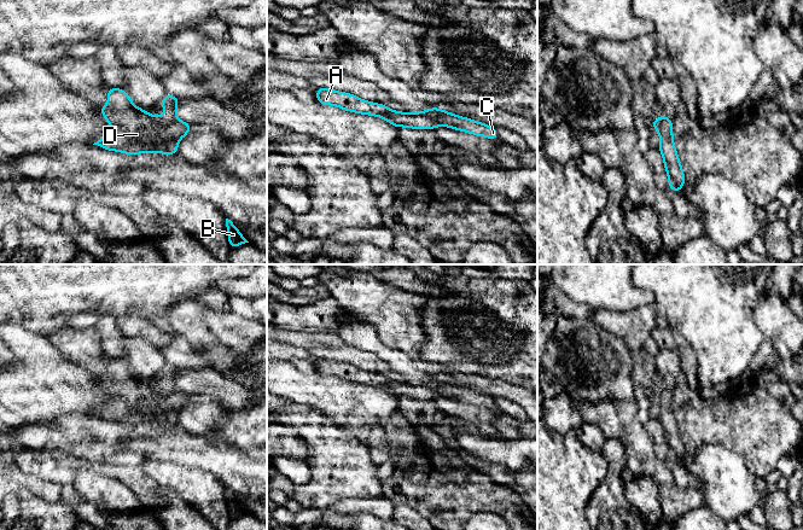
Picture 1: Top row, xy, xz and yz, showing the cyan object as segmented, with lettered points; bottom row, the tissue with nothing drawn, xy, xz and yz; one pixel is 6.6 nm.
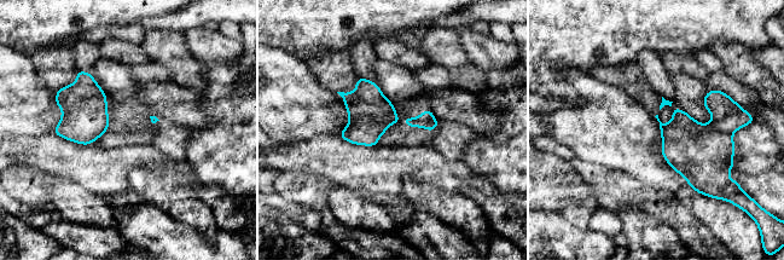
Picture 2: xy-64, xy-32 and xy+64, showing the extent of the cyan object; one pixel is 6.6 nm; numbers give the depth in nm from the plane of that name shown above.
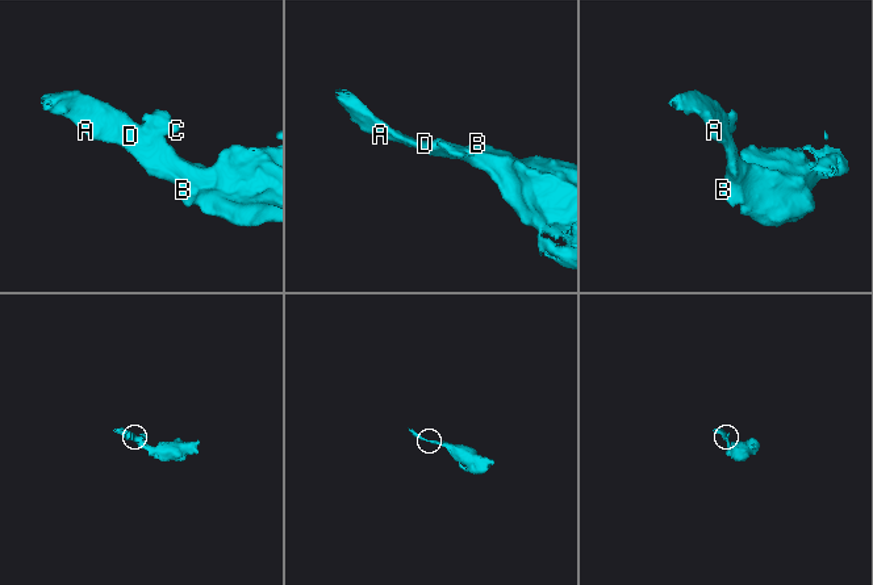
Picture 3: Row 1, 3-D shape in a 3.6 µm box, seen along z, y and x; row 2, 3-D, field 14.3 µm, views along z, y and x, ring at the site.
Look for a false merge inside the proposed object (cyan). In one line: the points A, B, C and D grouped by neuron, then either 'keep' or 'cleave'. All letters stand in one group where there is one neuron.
A B D / C | cleave

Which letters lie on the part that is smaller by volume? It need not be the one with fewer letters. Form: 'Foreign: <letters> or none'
Foreign: C

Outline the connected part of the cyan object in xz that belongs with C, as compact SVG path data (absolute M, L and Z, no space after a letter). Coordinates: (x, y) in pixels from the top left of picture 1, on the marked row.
M431 107L424 111L426 116L432 120L440 121L442 126L458 129L460 132L467 132L478 136L485 136L497 140L499 133L491 126L473 121L471 118L464 118L444 110Z

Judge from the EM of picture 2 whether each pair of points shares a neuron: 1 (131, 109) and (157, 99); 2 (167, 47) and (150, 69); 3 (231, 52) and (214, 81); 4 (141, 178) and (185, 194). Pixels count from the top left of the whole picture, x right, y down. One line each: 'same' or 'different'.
1: different
2: different
3: different
4: same

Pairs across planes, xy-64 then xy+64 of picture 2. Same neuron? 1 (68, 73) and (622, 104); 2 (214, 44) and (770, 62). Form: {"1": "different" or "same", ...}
{"1": "different", "2": "same"}

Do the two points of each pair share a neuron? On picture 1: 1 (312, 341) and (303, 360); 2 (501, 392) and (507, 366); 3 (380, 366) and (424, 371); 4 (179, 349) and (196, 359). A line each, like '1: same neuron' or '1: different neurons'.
1: different neurons
2: different neurons
3: different neurons
4: same neuron

